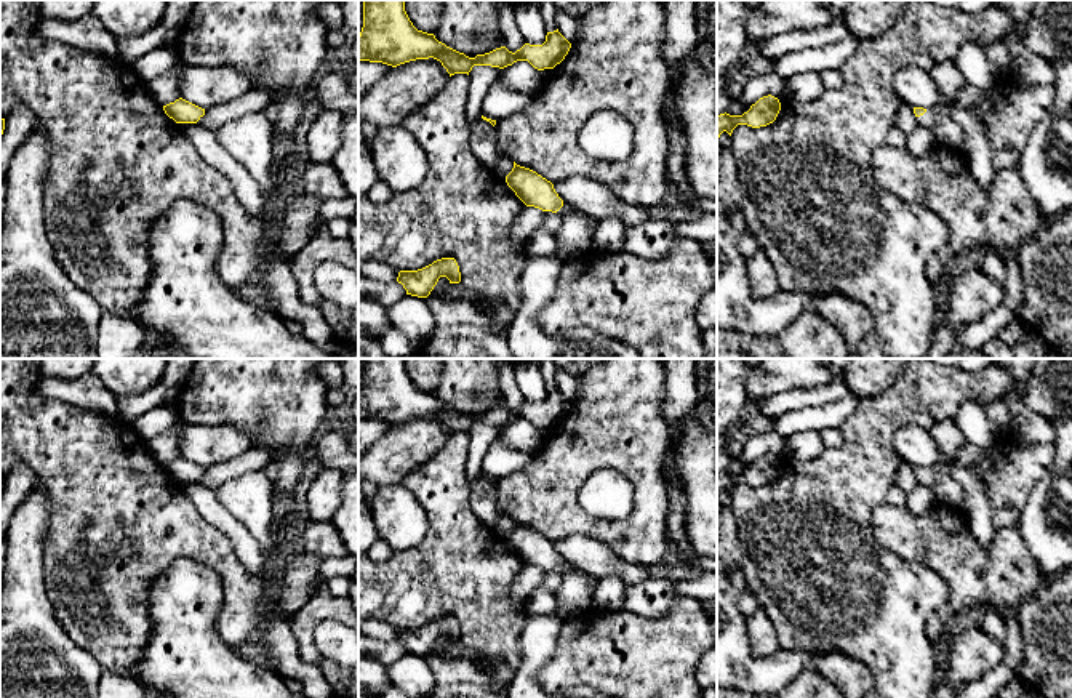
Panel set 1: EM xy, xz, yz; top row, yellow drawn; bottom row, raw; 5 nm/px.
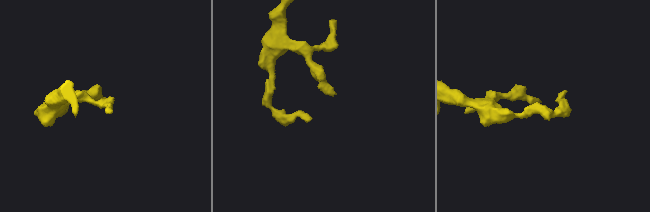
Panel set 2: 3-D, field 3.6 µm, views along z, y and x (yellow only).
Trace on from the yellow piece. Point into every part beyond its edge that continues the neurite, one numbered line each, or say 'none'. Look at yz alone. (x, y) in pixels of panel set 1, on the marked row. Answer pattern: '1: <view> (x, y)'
1: yz (927, 119)

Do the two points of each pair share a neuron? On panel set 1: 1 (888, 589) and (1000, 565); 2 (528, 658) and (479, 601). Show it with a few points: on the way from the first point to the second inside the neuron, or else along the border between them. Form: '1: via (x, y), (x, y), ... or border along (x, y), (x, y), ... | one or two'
1: border along (908, 561), (948, 586), (933, 613) | two
2: border along (522, 657), (517, 673), (509, 681) | two

